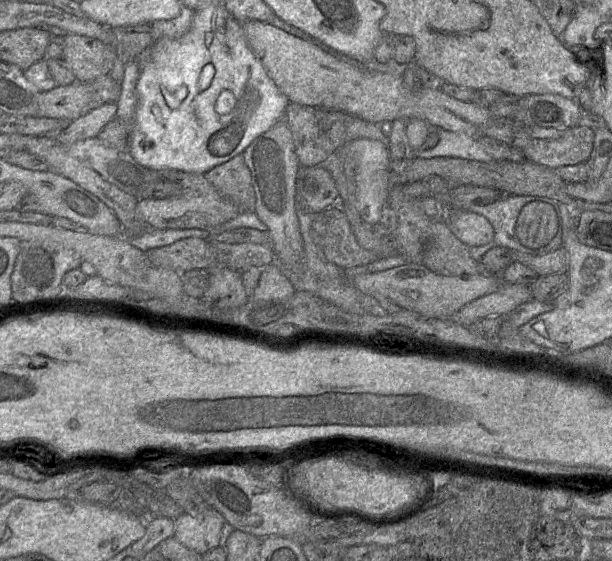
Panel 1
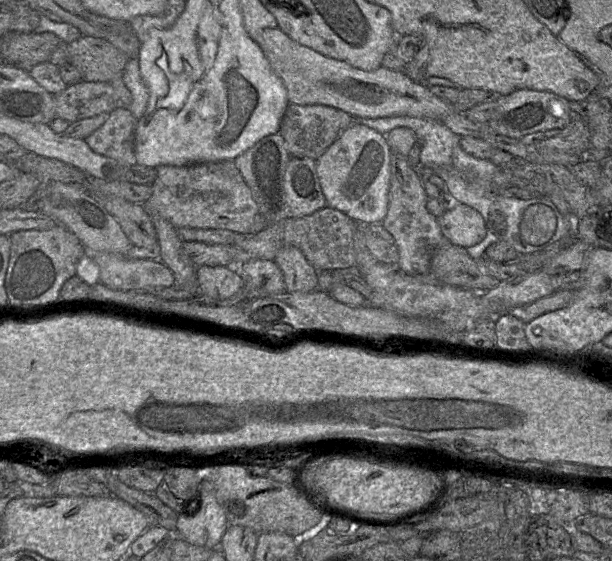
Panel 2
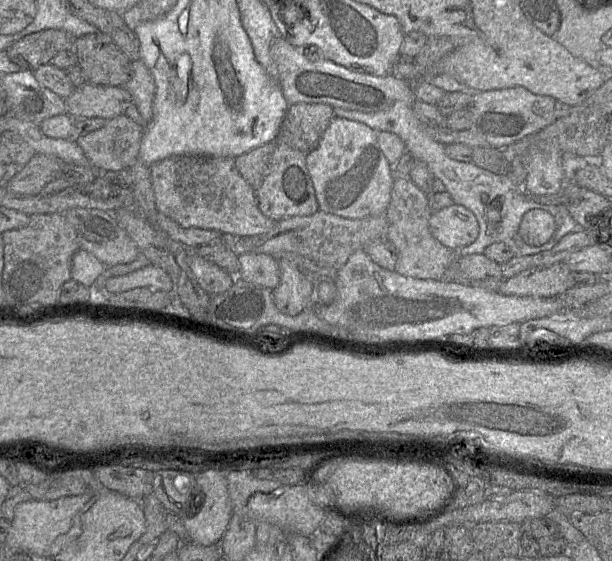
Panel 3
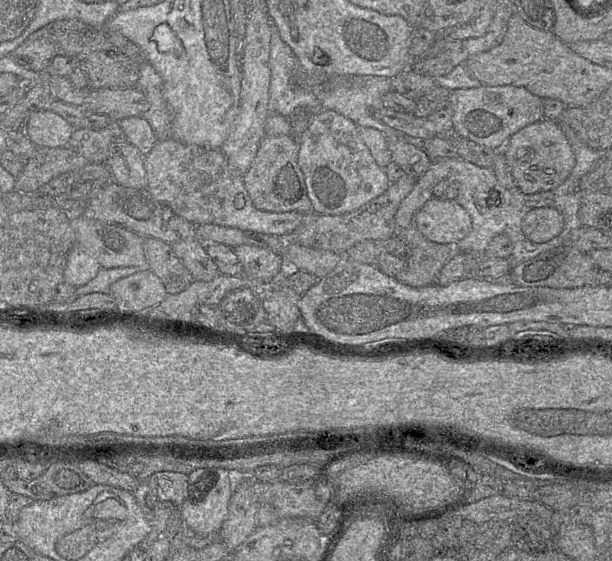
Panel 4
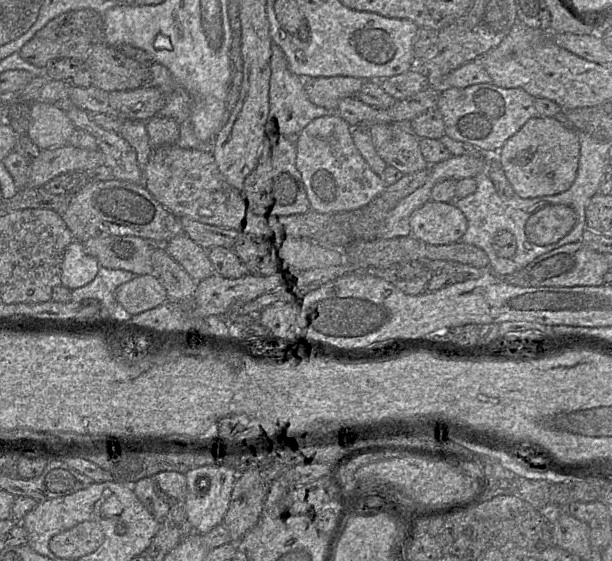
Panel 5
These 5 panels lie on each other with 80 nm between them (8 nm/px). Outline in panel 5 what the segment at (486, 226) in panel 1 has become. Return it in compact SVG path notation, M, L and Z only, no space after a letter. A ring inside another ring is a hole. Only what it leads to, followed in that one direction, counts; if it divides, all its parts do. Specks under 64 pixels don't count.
M430 200L410 217L411 235L431 245L460 241L467 226L464 213L455 203Z

